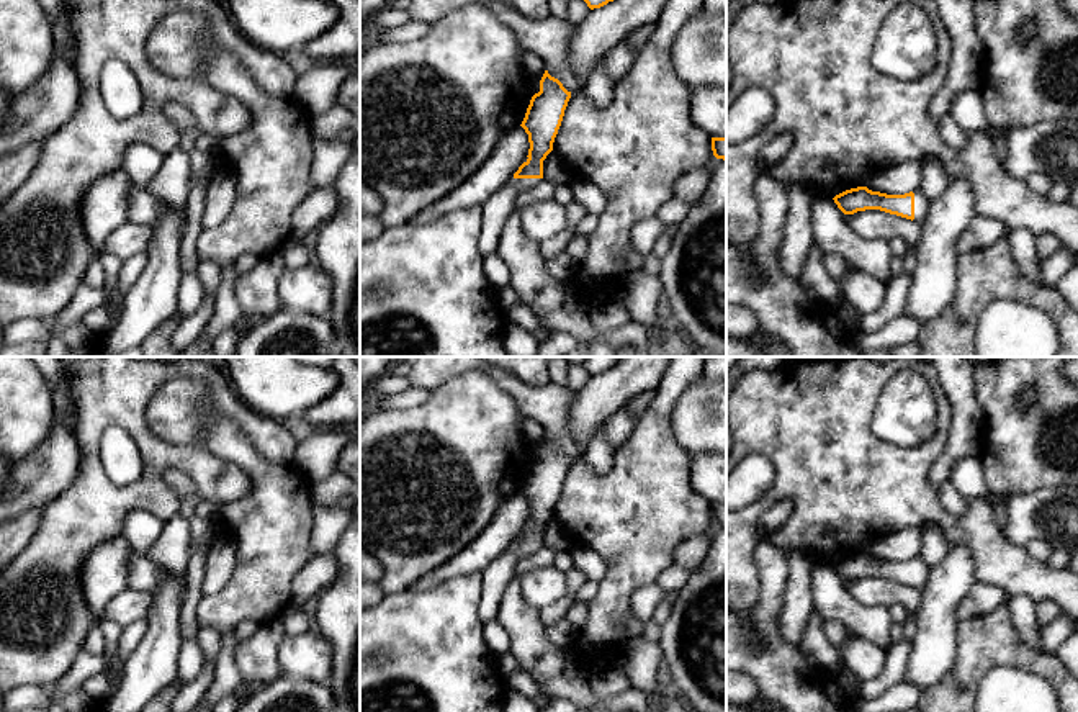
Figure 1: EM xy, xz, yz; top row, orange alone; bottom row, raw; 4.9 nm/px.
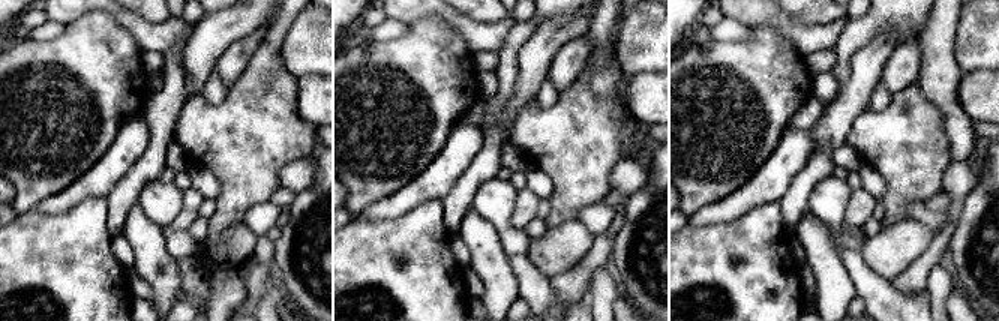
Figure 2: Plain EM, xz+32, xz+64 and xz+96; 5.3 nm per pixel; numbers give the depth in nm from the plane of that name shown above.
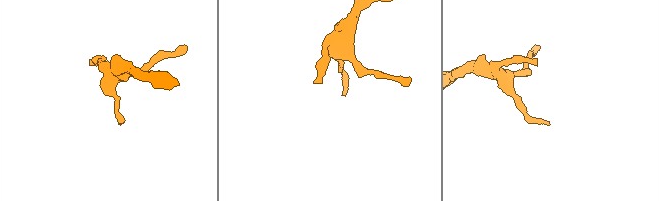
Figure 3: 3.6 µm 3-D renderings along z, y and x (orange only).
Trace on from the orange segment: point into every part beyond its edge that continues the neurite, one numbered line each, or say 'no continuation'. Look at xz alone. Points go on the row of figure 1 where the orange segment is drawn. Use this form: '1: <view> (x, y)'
1: xz (496, 210)

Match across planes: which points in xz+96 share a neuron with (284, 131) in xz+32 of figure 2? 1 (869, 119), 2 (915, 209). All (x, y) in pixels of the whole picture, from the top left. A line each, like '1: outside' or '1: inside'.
1: inside
2: outside

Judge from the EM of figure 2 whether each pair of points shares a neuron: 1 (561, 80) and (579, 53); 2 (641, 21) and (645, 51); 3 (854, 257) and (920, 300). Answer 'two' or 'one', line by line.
1: one
2: one
3: one

